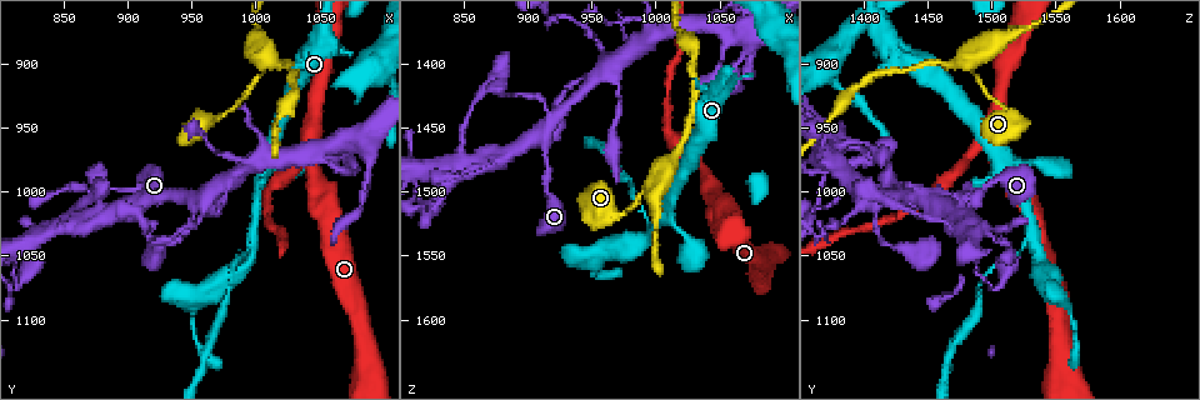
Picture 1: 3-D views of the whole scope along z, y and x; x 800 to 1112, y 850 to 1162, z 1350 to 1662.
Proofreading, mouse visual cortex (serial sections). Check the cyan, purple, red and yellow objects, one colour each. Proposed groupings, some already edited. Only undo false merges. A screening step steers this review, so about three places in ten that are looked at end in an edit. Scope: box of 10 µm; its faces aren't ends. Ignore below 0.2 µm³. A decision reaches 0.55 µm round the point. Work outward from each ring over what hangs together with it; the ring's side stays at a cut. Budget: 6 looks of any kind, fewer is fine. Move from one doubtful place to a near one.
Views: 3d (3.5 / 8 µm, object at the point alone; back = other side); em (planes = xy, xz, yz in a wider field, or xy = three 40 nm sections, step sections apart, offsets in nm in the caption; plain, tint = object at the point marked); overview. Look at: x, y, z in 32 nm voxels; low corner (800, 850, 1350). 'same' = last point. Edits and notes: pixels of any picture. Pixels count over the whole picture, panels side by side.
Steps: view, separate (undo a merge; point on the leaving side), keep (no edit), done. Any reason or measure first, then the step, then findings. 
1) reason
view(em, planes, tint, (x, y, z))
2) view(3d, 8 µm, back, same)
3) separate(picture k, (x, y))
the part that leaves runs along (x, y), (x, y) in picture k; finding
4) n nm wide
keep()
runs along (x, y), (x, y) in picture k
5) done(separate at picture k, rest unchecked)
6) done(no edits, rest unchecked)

three arms meet
view(3d, 3.5 µm, (998, 1038, 1532))

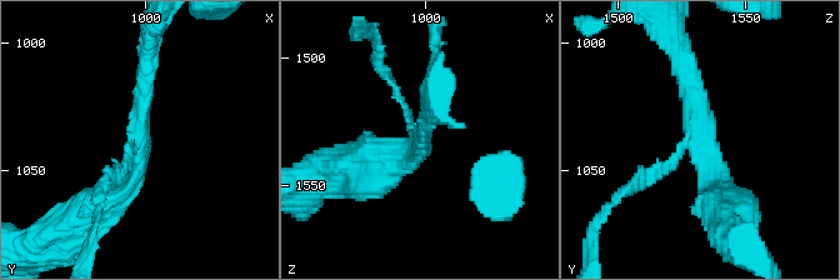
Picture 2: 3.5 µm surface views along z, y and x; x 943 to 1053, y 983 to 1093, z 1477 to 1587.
3 arms
separate(picture 2, (634, 185))
the part that leaves runs along (403, 104), (368, 34) in picture 2; a second cell is stuck on

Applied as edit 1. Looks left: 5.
four-way junction
view(3d, 3.5 µm, (960, 1004, 1404))

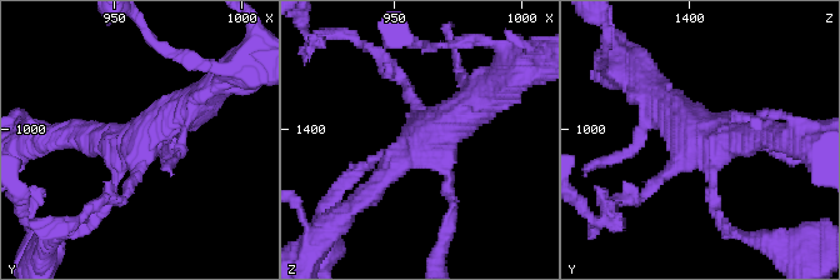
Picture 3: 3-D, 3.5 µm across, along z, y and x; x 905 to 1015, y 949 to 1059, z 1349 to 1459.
keep()
continuous, no second cell

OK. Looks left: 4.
thin arm on a thick one
view(3d, 3.5 µm, (1072, 962, 1382))

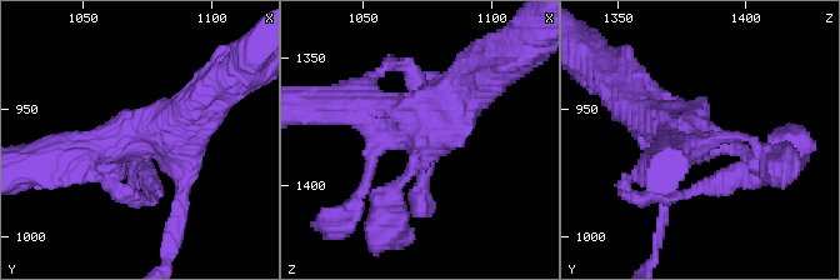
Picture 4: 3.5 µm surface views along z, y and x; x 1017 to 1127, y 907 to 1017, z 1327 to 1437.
view(em, planes, tint, (1072, 962, 1383))

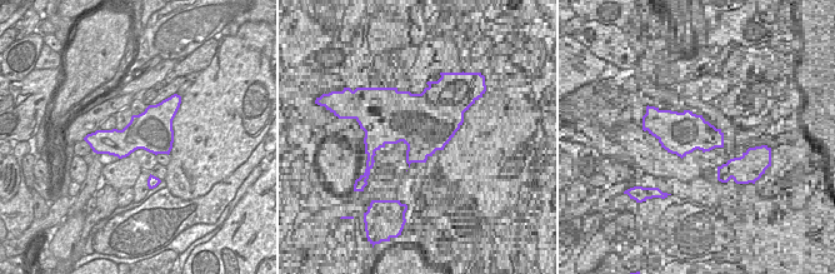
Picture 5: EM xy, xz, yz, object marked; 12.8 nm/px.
keep()
runs along (64, 154), (159, 135), (201, 104) in picture 4; one cell here

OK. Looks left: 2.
done(separate at picture 2, rest unchecked)

